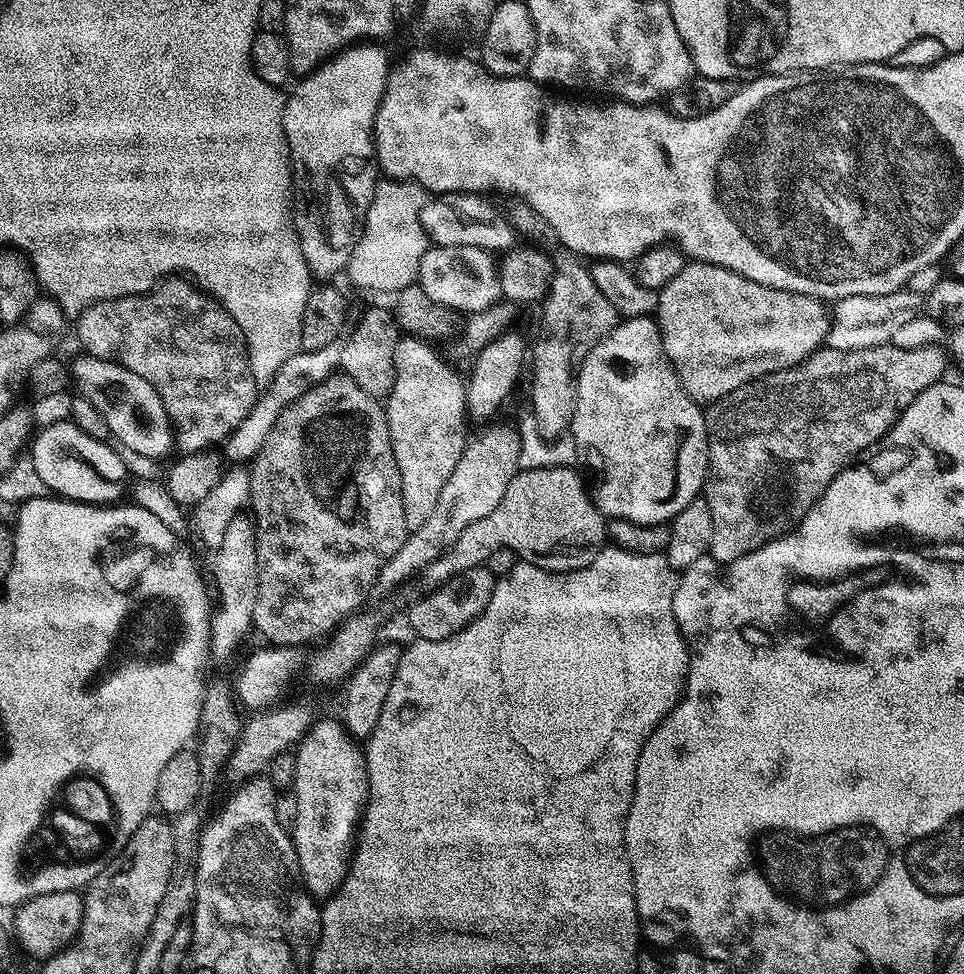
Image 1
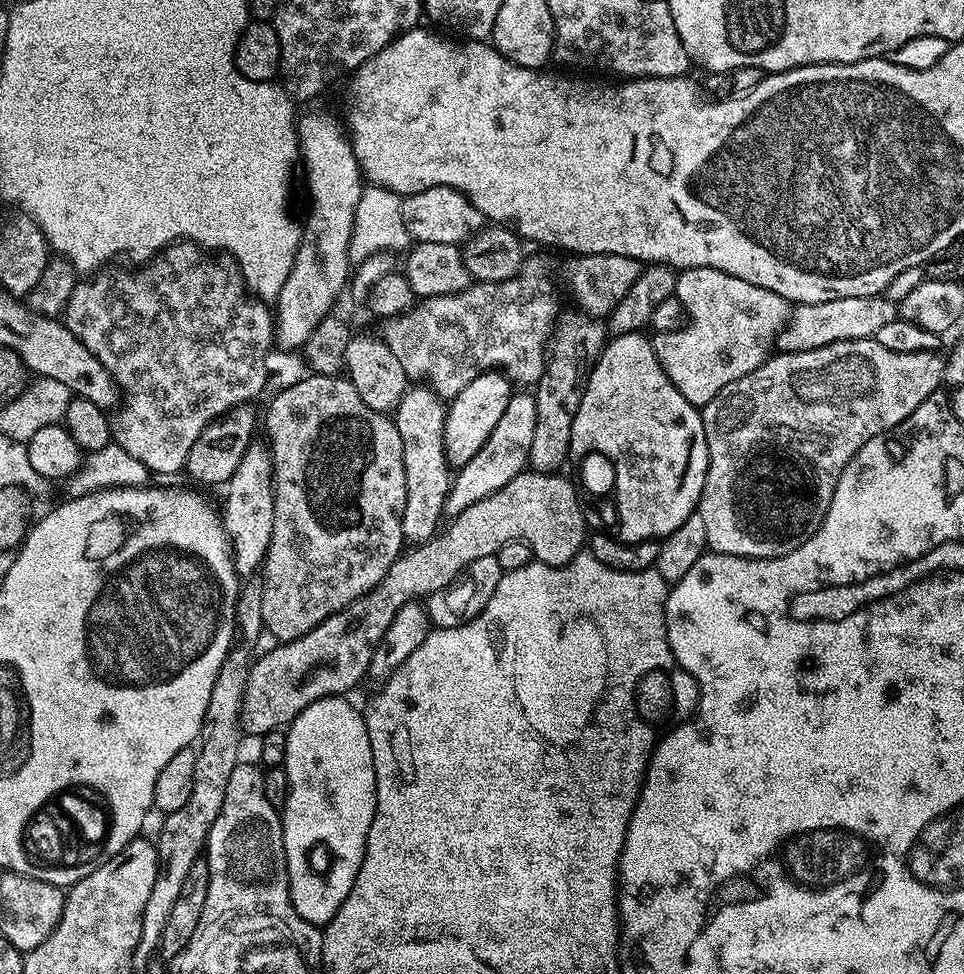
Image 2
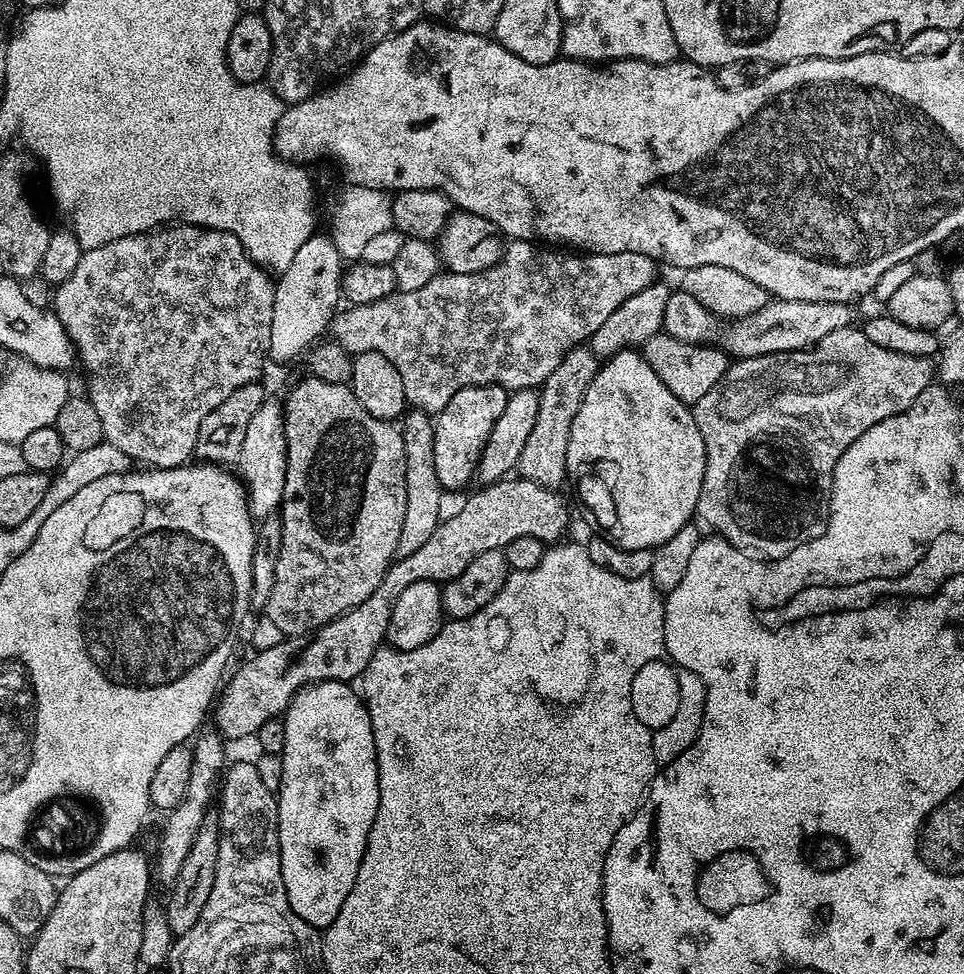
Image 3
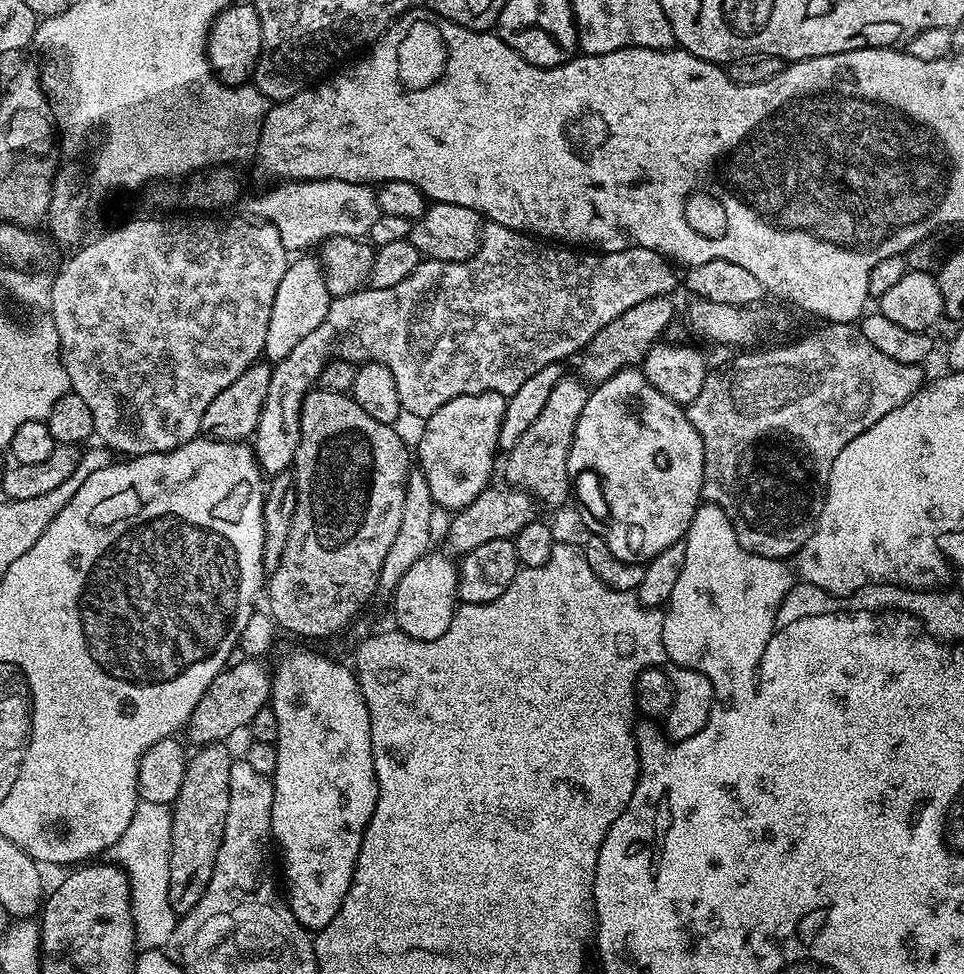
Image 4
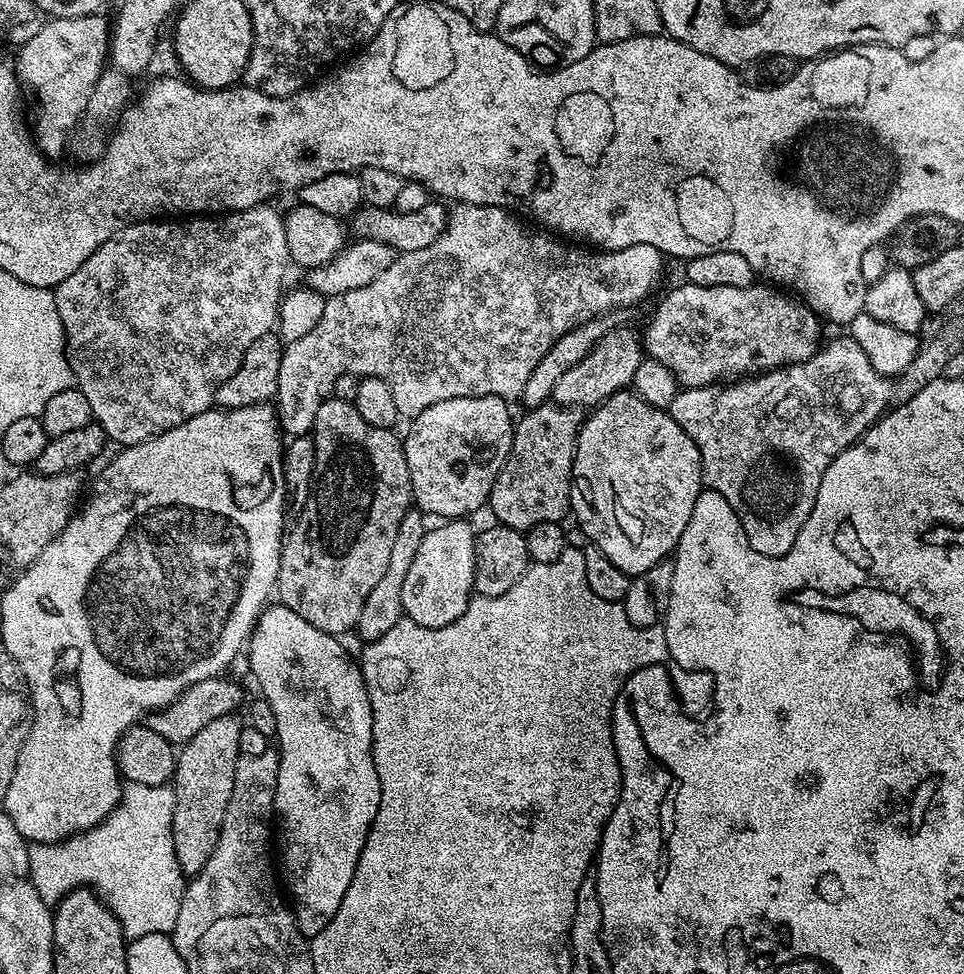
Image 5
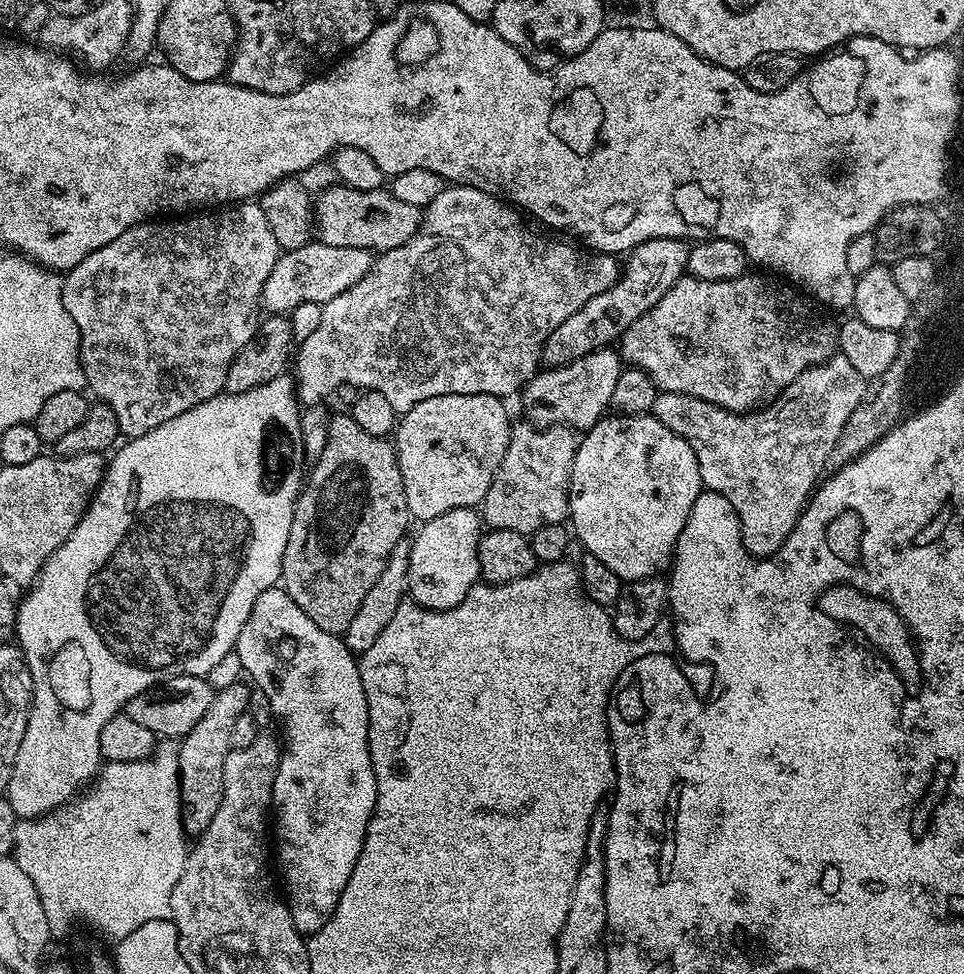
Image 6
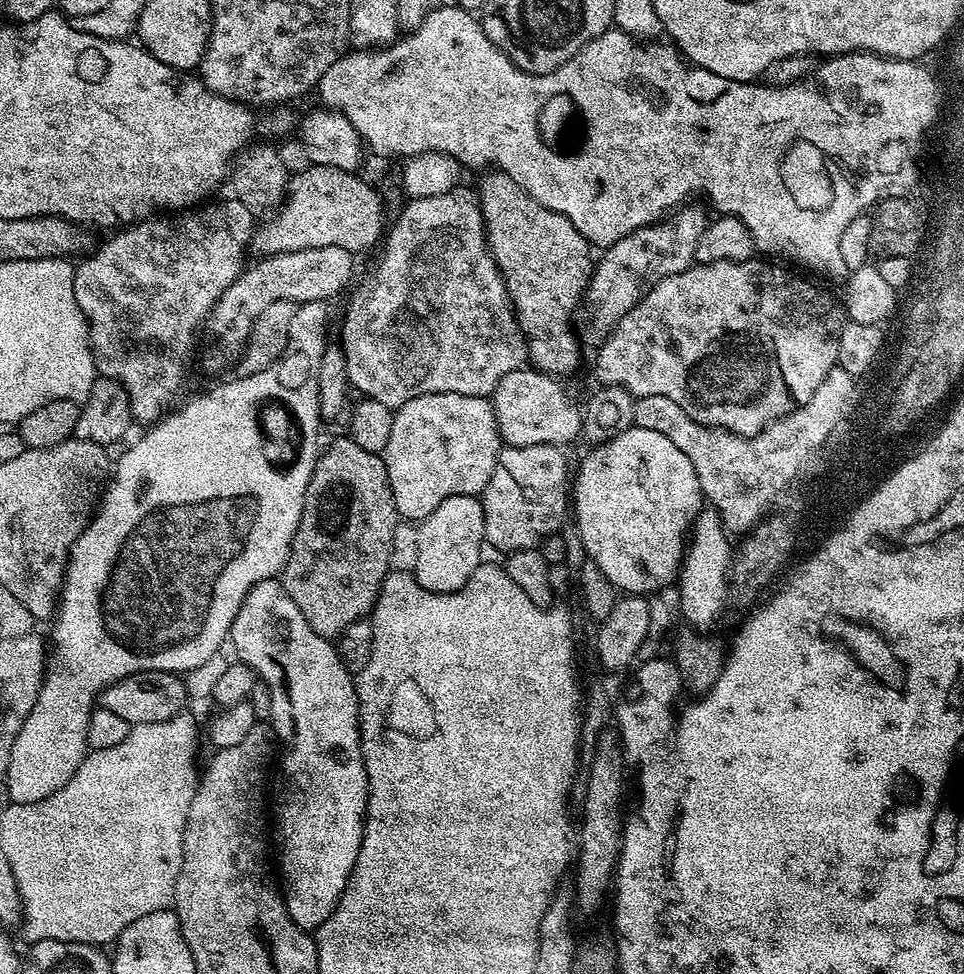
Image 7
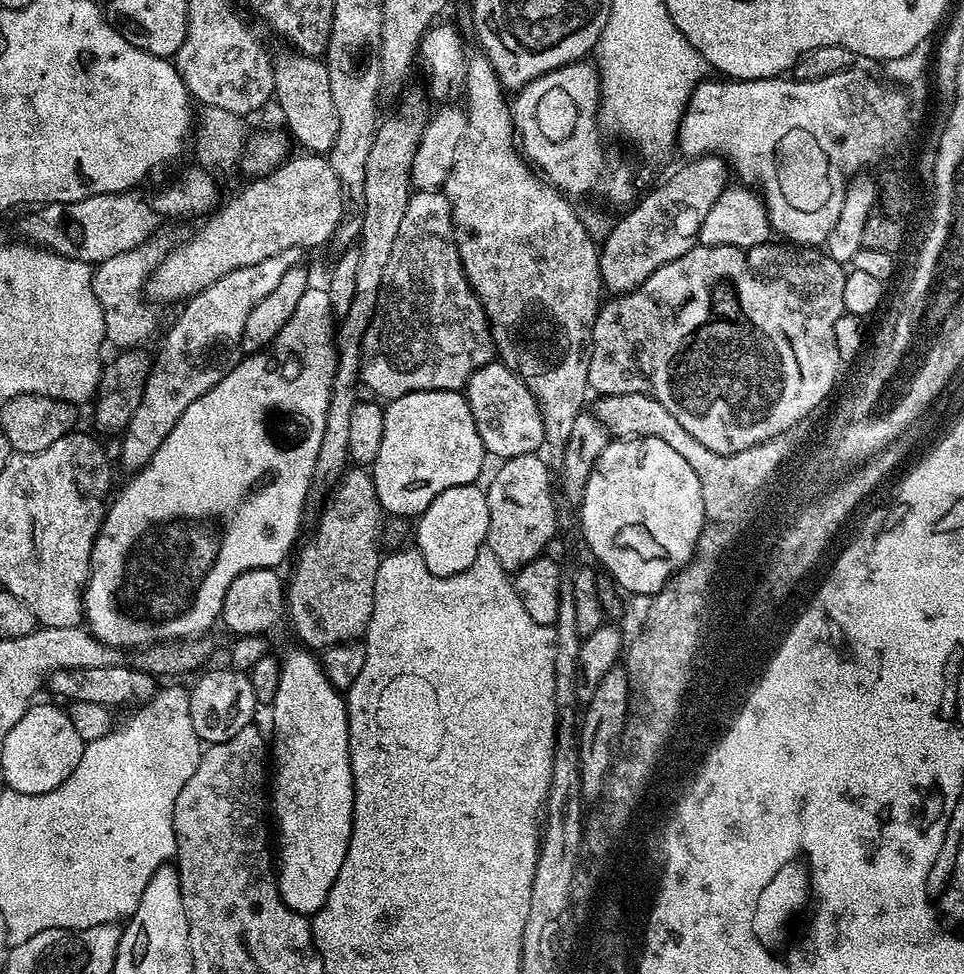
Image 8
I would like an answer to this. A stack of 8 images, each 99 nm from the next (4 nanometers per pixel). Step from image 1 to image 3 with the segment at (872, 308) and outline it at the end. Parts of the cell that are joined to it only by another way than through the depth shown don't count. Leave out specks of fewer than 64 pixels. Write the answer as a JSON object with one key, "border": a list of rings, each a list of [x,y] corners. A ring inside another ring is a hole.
{"border":[[[775,299],[754,314],[735,319],[723,336],[721,345],[731,357],[739,359],[764,356],[767,353],[800,351],[811,348],[836,329],[849,327],[853,323],[852,310],[851,305],[844,303]]]}

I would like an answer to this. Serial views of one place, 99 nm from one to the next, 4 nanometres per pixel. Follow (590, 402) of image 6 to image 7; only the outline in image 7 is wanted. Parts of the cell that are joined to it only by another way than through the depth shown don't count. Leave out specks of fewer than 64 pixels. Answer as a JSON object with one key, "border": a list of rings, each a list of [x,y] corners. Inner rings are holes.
{"border":[[[525,366],[506,374],[506,378],[498,382],[498,386],[490,397],[501,441],[509,448],[538,446],[539,444],[568,446],[575,436],[579,437],[584,426],[584,413],[581,405],[579,403],[576,405],[575,398],[564,389],[564,384],[563,379],[550,376],[547,372],[537,372],[531,366]]]}

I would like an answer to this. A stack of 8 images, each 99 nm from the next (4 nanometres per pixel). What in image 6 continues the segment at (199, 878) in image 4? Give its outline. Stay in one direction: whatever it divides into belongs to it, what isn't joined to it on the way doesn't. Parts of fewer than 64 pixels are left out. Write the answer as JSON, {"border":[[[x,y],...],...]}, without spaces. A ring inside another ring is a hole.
{"border":[[[228,684],[221,692],[219,689],[212,697],[210,710],[206,710],[198,726],[194,726],[194,730],[190,730],[190,734],[179,741],[180,806],[184,810],[184,831],[189,837],[203,836],[206,826],[214,822],[218,806],[222,806],[224,771],[226,758],[233,749],[234,726],[238,718],[242,718],[248,711],[250,688],[245,684]]]}

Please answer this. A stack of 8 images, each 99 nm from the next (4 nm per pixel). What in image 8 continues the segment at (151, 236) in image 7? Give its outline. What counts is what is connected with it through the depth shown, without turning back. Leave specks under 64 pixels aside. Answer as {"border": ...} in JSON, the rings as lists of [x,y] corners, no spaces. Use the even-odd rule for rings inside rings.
{"border":[[[163,234],[150,237],[144,244],[139,244],[134,250],[126,250],[126,254],[118,254],[114,258],[106,258],[101,264],[95,265],[92,274],[92,289],[94,298],[102,306],[104,315],[104,335],[124,350],[132,350],[143,340],[152,336],[156,328],[156,320],[152,317],[149,301],[144,295],[144,284],[148,275],[157,268],[170,251],[170,243]]]}

